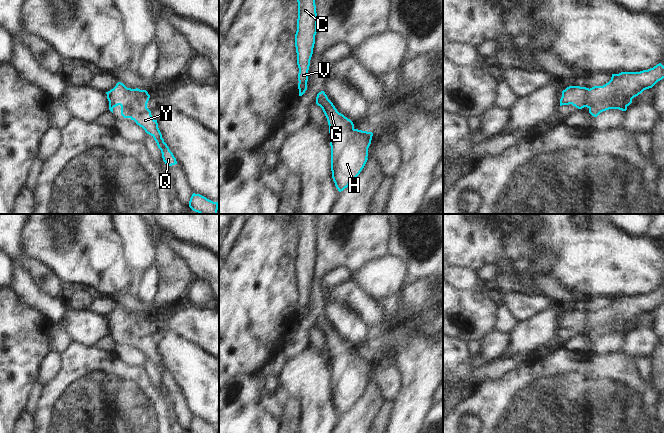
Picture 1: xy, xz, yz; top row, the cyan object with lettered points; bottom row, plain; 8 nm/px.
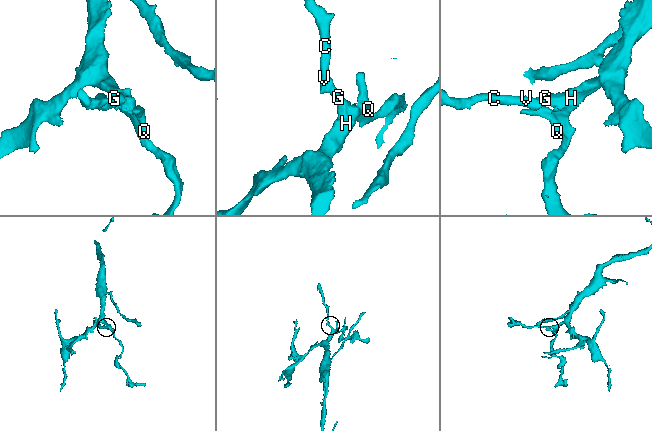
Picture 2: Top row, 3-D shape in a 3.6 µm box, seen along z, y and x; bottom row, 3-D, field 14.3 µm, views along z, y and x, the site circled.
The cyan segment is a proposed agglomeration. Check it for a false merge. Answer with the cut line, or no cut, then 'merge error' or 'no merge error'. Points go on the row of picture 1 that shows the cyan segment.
no cut | no merge error

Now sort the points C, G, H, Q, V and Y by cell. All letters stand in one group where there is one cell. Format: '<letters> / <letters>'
C G H Q V Y

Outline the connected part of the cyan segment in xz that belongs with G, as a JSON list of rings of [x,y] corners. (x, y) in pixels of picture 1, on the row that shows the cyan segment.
[[[324,91],[317,94],[316,104],[322,108],[328,121],[332,178],[336,188],[341,192],[349,186],[364,168],[368,160],[368,148],[371,144],[373,133],[355,129],[353,122],[337,111]]]

